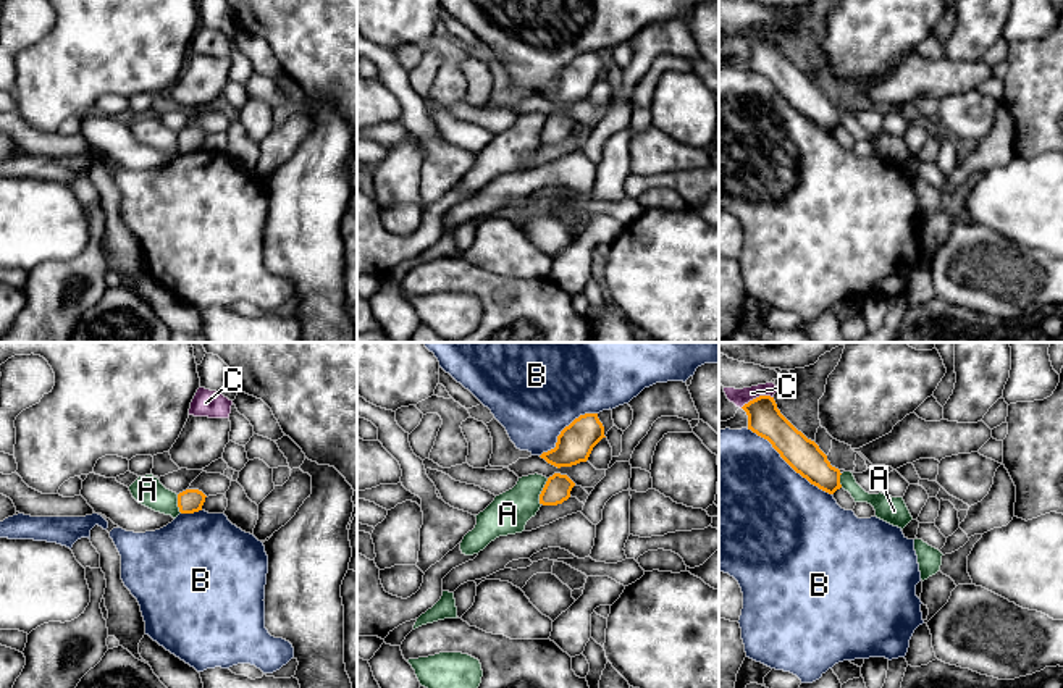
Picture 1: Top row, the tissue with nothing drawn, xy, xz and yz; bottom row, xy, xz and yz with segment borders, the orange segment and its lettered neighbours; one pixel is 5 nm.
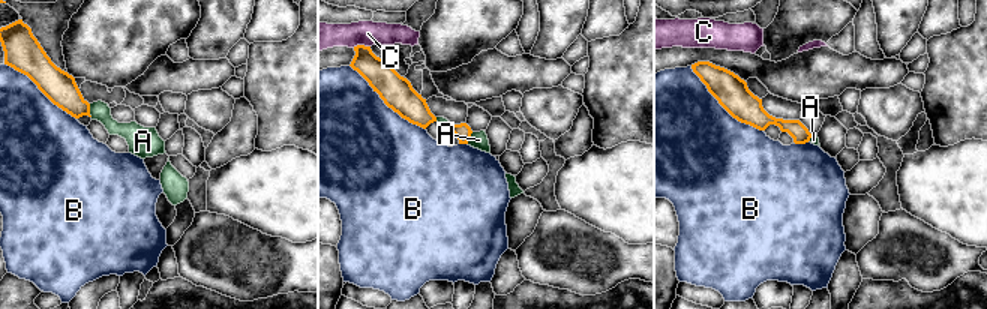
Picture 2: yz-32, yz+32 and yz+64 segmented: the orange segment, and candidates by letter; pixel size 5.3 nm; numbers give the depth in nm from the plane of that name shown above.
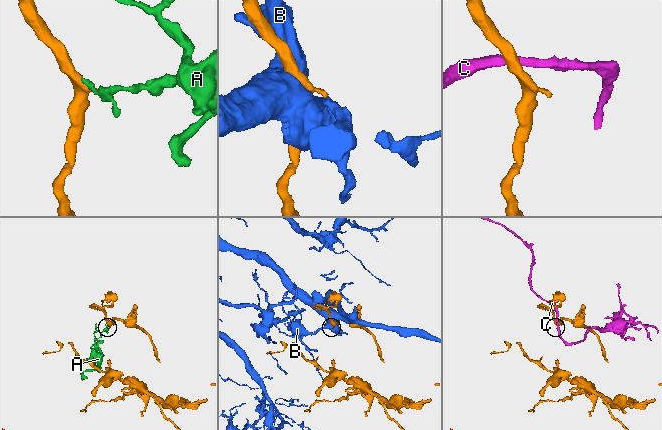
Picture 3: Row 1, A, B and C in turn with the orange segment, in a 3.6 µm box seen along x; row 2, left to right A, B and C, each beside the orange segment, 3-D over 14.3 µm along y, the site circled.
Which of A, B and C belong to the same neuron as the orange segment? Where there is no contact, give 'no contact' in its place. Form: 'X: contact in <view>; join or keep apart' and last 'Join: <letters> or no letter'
A: contact in xz; keep apart
B: contact in yz; keep apart
C: contact in yz; keep apart
Join: no letter

